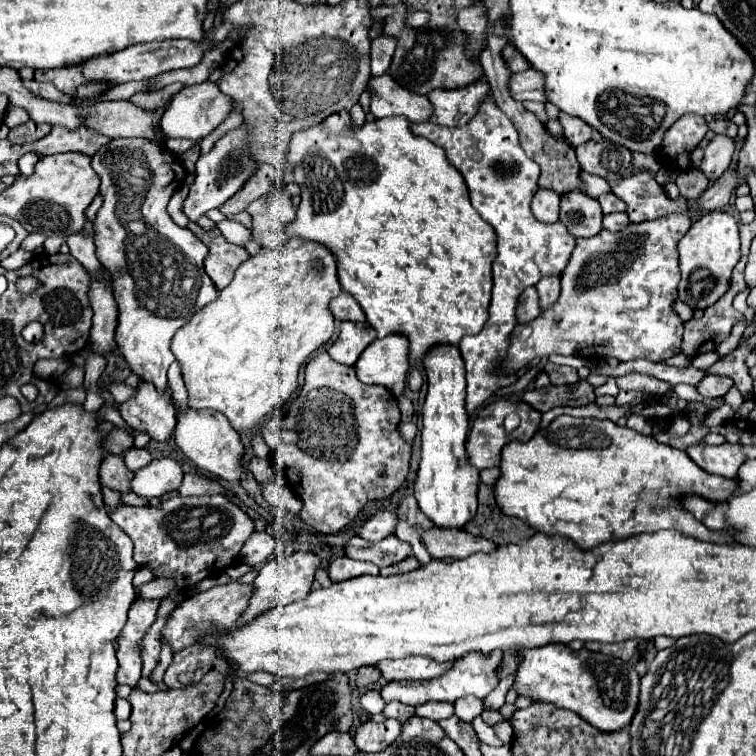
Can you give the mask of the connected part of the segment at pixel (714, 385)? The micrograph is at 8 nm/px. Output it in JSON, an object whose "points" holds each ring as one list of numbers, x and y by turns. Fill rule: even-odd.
{"points":[[706,375,698,385,698,393,702,397,722,397,726,395,726,391,734,385,734,381,730,377,722,377,722,375]]}

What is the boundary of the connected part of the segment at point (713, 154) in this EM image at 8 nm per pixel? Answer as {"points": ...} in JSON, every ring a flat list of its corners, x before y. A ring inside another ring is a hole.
{"points":[[716,135,708,147,704,149,704,159,700,163,700,171,708,177,708,181,716,181,730,165,734,153,734,141,726,135]]}

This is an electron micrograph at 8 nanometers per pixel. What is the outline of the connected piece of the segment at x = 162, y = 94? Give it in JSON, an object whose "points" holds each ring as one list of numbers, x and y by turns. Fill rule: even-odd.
{"points":[[172,83,172,85,166,85,158,91,152,91,152,93,138,93,138,95,132,95,132,103,138,105,140,109,146,109,146,111,156,111,160,109,164,103,168,103,168,99,172,95,176,95,178,91,182,89,180,83]]}

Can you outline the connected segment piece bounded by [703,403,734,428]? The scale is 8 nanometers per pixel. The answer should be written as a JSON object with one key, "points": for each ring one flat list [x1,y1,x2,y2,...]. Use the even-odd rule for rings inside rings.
{"points":[[724,403,723,406,715,409,712,413,709,413,707,418,704,420,703,425,706,427,715,427,722,424,723,422,728,422,734,419,734,412,729,404],[732,413,732,416,731,416]]}

